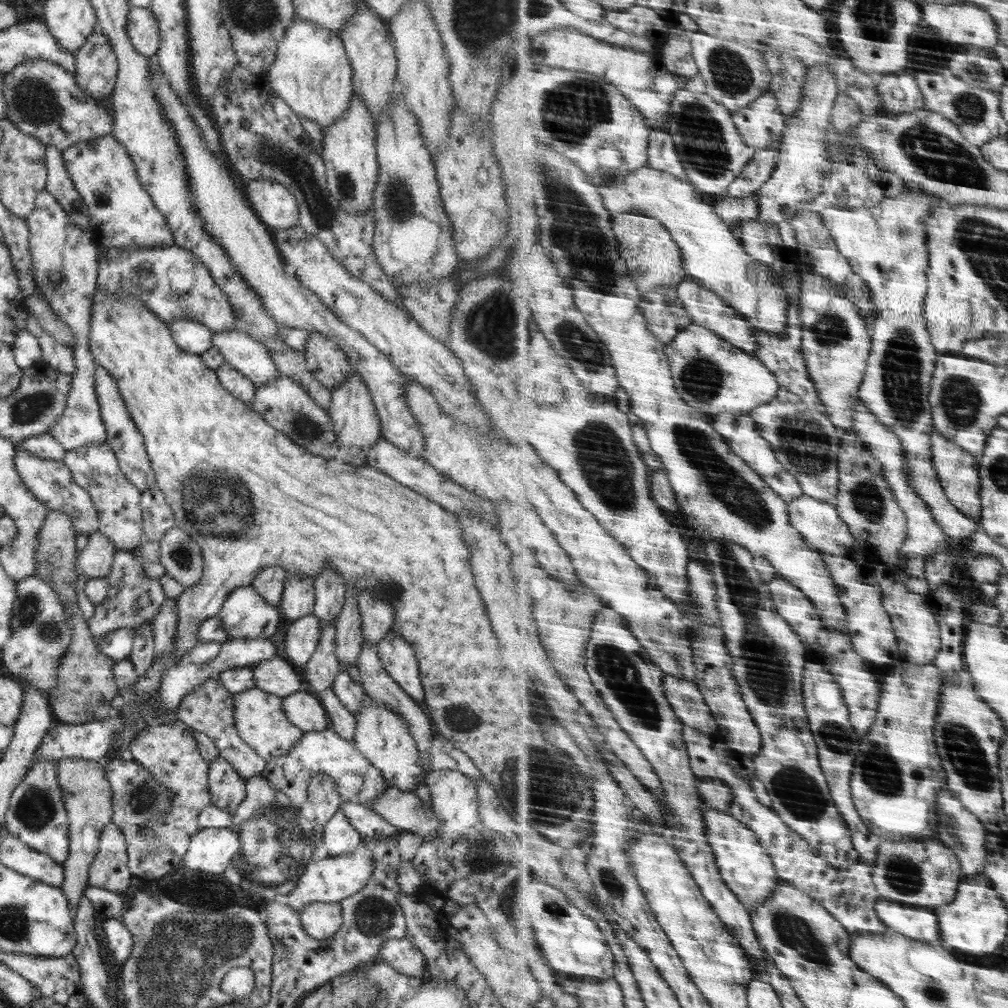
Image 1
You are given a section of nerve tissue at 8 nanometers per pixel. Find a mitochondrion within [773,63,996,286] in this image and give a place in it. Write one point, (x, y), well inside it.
(940, 157)

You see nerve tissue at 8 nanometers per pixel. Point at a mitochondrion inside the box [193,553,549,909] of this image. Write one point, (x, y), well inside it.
(276, 845)

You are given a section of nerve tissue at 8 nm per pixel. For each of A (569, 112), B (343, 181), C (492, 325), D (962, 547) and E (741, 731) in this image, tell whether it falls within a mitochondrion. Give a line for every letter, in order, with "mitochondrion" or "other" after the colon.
A: mitochondrion
B: mitochondrion
C: mitochondrion
D: other
E: other

